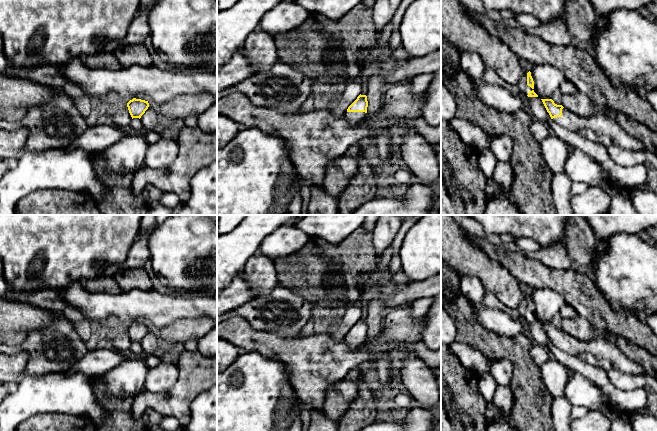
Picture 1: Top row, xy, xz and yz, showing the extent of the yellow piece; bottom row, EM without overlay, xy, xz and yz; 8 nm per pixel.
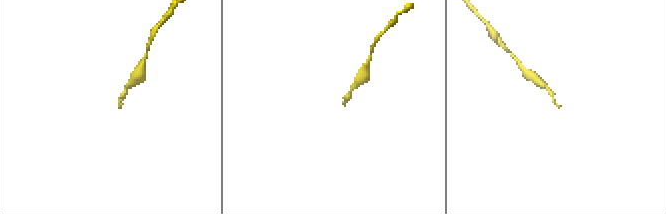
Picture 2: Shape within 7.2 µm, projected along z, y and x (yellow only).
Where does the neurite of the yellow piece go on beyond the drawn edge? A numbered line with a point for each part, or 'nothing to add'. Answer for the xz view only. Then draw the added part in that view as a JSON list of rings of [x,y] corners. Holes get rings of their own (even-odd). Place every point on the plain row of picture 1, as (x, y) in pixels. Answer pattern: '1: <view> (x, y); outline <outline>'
1: xz (354, 342); outline [[[345,336],[345,341],[352,350],[361,347],[366,340],[365,336]]]

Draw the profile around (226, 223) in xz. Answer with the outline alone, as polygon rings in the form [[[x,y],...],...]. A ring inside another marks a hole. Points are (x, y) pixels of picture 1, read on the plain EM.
[[[218,215],[217,233],[231,232],[247,215]]]

